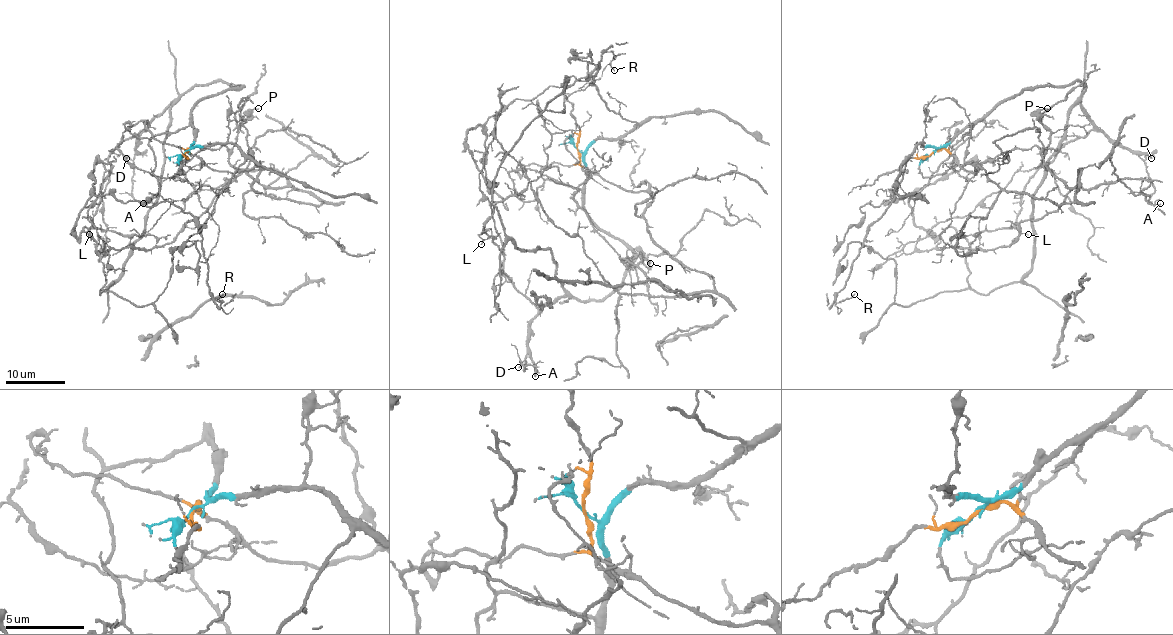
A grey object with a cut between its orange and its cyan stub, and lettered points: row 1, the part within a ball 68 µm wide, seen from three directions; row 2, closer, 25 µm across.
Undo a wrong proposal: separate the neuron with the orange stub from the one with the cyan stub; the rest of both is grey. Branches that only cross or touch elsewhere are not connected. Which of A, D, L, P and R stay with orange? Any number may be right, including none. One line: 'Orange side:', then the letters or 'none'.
Orange side: P

